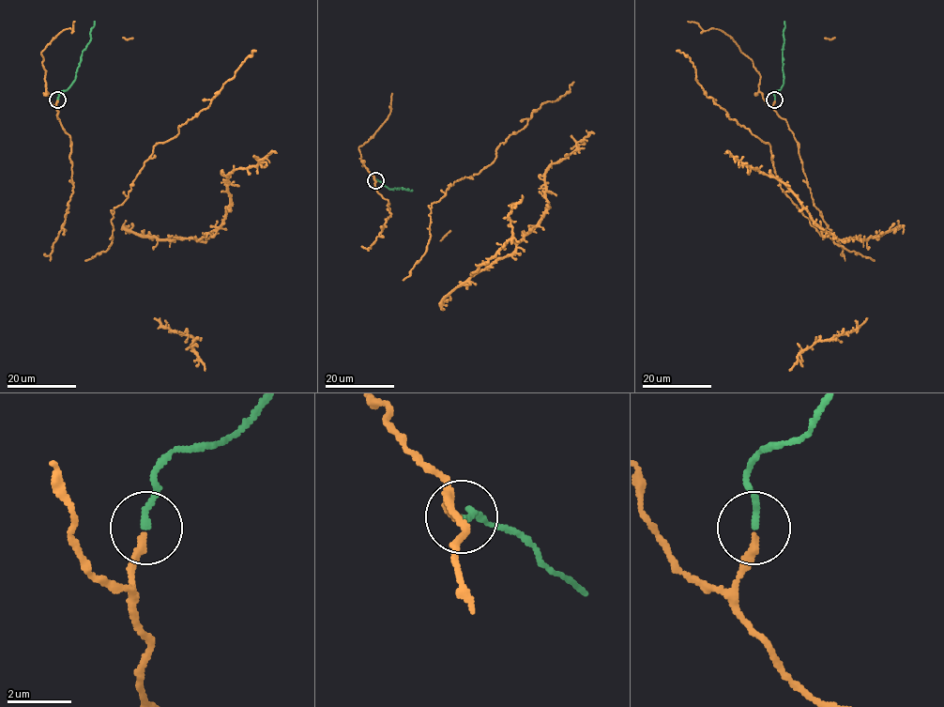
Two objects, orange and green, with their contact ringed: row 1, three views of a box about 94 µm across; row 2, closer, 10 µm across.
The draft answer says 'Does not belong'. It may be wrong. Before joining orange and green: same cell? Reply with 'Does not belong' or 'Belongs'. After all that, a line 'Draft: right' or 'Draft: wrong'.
Belongs
Draft: wrong

